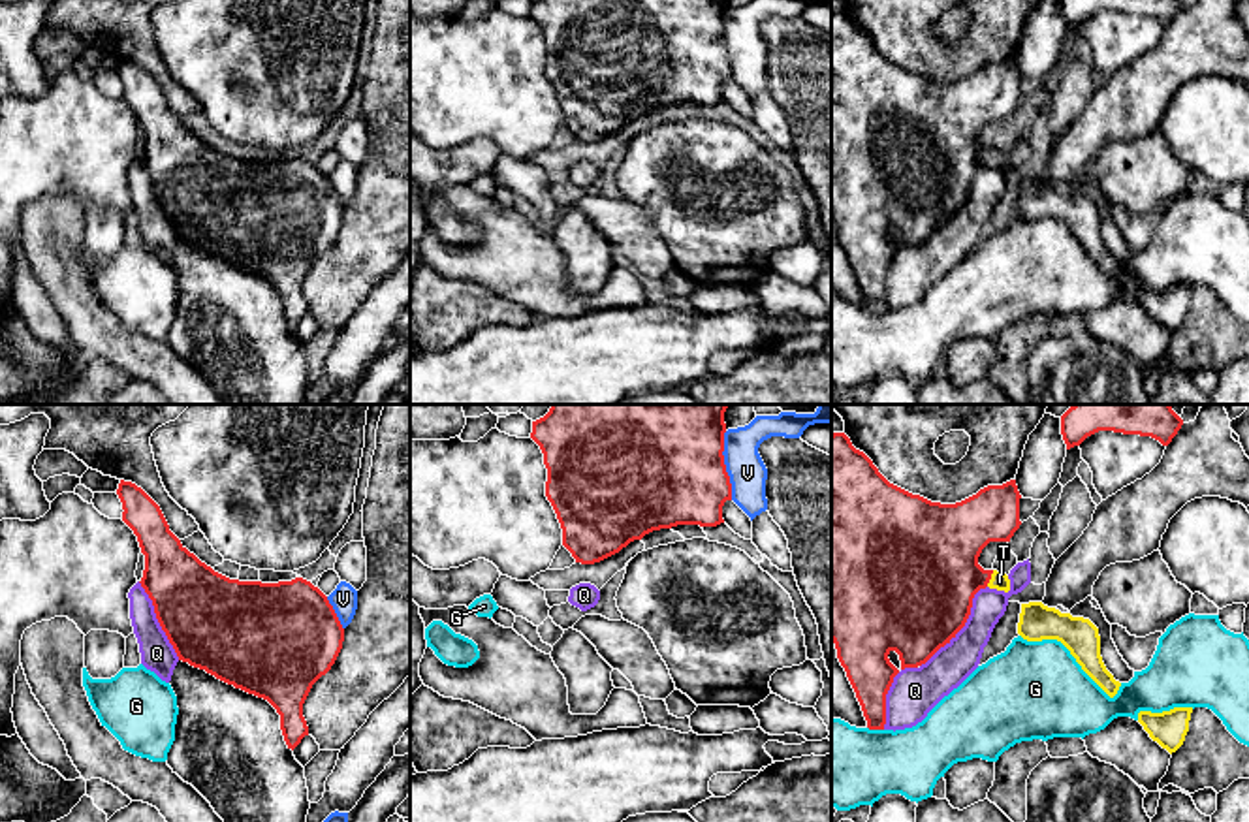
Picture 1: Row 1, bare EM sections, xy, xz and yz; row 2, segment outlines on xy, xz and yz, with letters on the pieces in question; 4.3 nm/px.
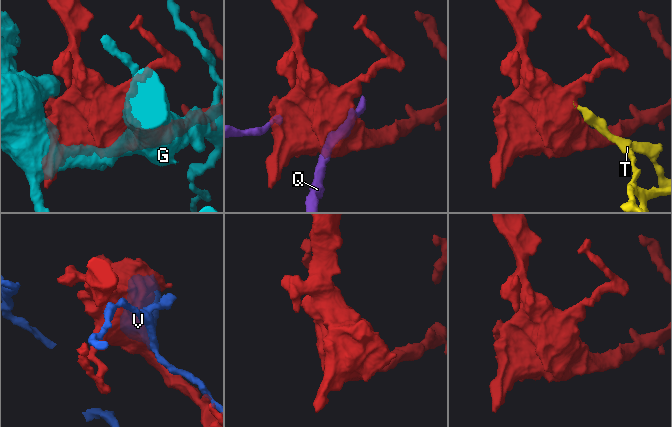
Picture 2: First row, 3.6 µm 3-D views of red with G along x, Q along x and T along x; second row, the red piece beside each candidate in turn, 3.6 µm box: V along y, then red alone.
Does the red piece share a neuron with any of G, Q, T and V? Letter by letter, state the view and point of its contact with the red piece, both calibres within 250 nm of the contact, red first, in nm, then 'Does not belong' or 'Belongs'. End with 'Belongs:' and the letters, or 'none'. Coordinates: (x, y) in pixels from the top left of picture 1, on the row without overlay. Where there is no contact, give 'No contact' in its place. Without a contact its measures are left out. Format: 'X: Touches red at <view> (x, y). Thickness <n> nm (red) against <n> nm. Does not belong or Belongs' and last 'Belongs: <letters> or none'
G: Touches red at yz (875, 307). Thickness 190 nm (red) against 360 nm. Does not belong
Q: Touches red at yz (962, 205). Thickness 500 nm (red) against 170 nm. Does not belong
T: Touches red at yz (990, 157). Thickness 400 nm (red) against 70 nm. Belongs
V: Touches red at xz (725, 44). Thickness 440 nm (red) against 160 nm. Does not belong
Belongs: T

